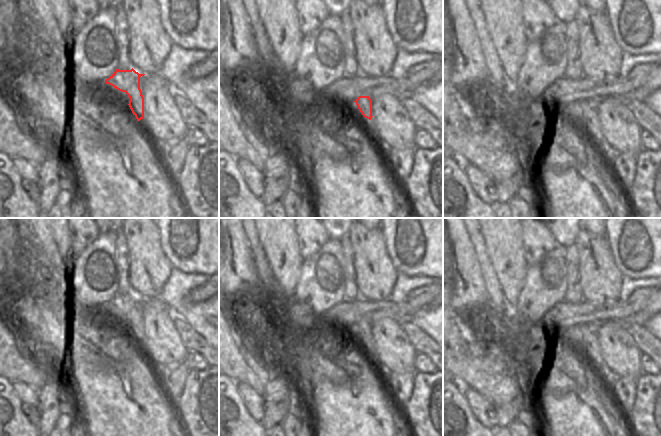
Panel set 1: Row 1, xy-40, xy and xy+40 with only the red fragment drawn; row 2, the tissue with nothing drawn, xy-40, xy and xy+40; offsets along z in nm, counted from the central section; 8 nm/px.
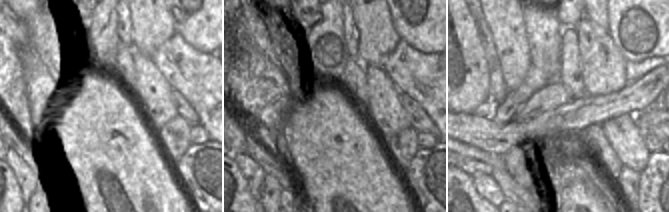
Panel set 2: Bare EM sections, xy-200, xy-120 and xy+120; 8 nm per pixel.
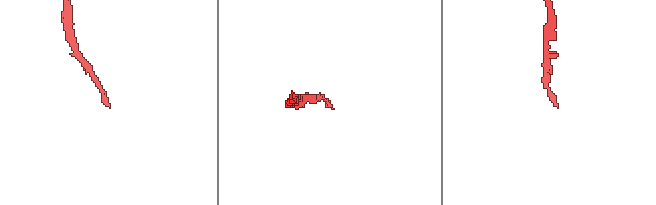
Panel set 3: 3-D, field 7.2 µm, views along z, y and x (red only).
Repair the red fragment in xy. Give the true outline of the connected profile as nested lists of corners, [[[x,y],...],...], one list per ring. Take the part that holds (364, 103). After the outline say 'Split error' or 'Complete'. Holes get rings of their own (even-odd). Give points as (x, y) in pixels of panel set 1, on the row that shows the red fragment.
[[[359,96],[354,102],[347,106],[354,115],[360,129],[365,133],[366,137],[371,141],[377,151],[386,156],[388,148],[380,139],[374,118],[372,116],[372,100],[369,96]]]. Split error.

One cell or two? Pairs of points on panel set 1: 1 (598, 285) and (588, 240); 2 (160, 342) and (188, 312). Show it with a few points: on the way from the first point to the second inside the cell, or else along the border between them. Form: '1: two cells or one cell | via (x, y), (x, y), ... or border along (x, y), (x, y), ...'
1: one cell | via (598, 274), (594, 251)
2: two cells | border along (159, 298), (174, 315)

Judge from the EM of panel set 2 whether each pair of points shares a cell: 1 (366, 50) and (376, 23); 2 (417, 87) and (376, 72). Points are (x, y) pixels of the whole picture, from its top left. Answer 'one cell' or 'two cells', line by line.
1: one cell
2: two cells

